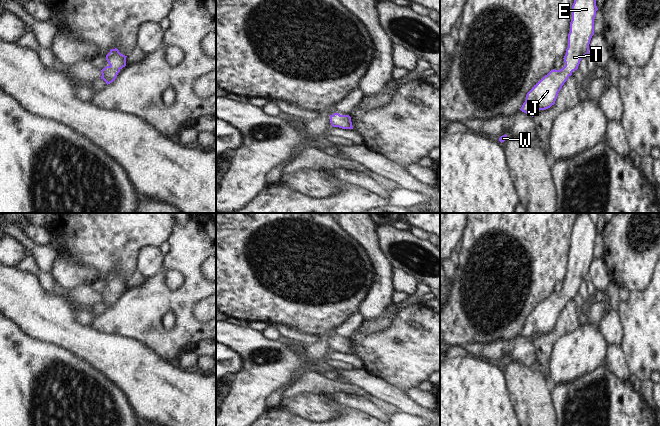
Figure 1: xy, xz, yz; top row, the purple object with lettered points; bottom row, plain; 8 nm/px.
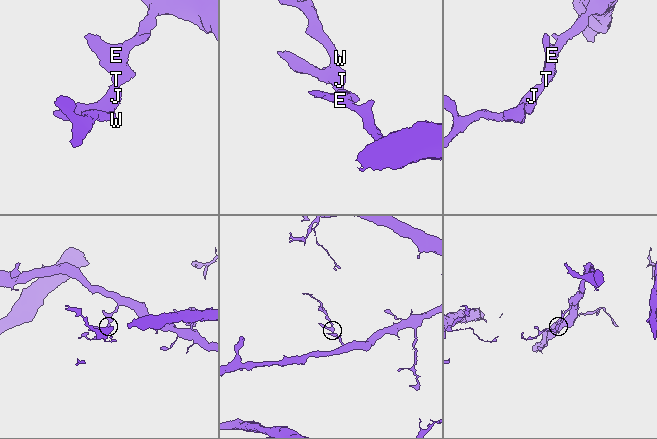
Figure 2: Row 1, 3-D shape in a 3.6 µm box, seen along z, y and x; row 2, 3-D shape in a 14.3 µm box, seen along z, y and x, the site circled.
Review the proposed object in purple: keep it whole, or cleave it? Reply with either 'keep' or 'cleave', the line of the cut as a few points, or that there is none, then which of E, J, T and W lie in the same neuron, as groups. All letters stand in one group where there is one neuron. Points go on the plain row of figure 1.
keep; no cut; E J T W

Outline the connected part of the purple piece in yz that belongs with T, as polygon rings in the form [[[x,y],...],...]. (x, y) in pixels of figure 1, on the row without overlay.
[[[579,213],[572,229],[572,244],[568,258],[568,271],[564,280],[565,290],[551,294],[527,317],[521,335],[533,341],[537,334],[555,328],[564,307],[578,293],[581,283],[589,278],[589,268],[594,259],[596,223],[588,213]]]

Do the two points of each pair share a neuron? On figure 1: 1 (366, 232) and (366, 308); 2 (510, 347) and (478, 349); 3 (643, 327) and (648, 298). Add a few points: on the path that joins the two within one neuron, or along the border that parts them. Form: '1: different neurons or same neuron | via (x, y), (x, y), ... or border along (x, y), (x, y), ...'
1: same neuron | via (374, 251), (381, 264), (381, 289)
2: same neuron | via (502, 349), (486, 349)
3: same neuron | via (648, 320), (648, 305)

